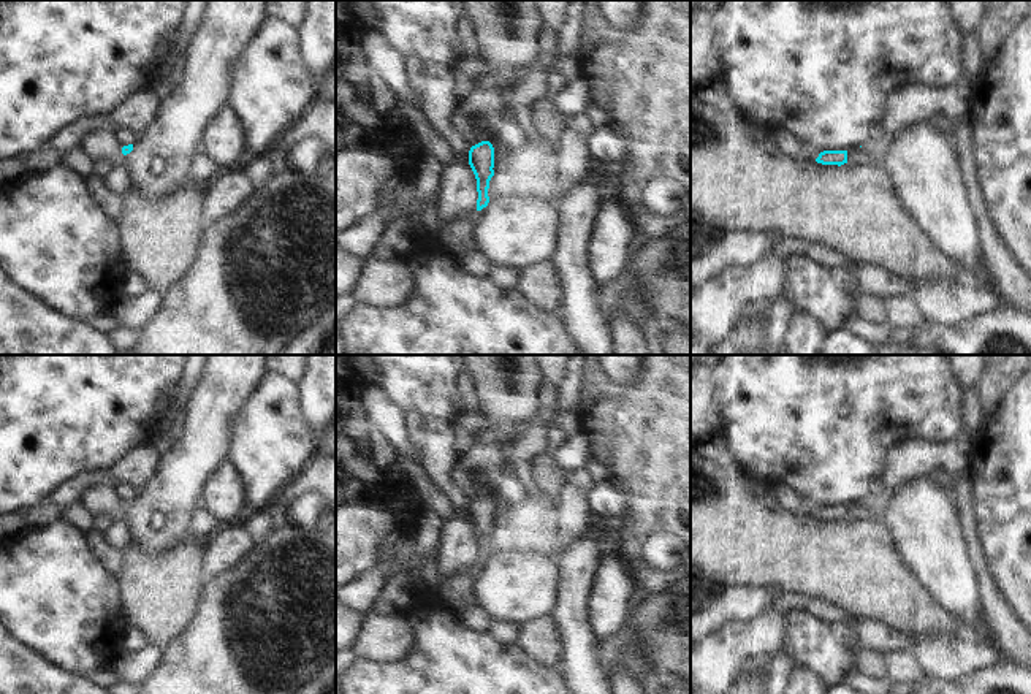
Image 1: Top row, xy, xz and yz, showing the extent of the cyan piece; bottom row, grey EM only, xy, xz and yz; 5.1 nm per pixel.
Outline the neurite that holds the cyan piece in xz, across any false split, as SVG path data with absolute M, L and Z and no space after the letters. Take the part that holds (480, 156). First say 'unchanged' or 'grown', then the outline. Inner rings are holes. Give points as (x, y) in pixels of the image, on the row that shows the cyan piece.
unchanged | M481 141L470 147L469 151L469 165L477 179L477 211L481 211L488 206L489 196L489 181L494 176L494 147L489 141Z

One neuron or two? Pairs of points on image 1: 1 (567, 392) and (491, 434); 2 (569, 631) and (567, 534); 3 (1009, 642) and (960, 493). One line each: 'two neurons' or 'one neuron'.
1: one neuron
2: two neurons
3: one neuron

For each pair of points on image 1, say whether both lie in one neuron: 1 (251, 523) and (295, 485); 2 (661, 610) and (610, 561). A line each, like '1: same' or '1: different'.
1: different
2: different

